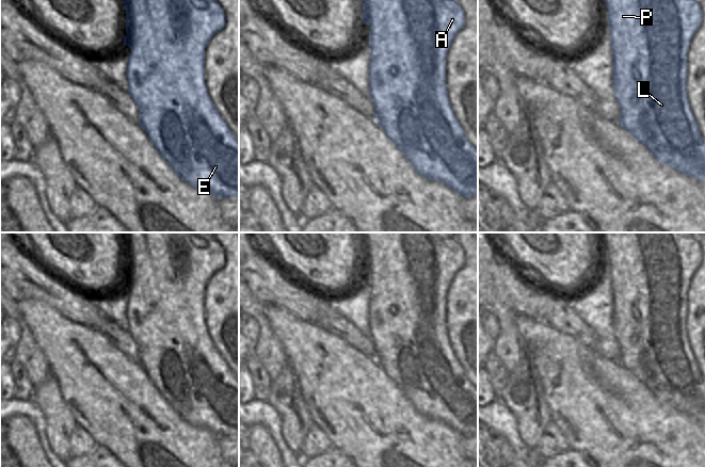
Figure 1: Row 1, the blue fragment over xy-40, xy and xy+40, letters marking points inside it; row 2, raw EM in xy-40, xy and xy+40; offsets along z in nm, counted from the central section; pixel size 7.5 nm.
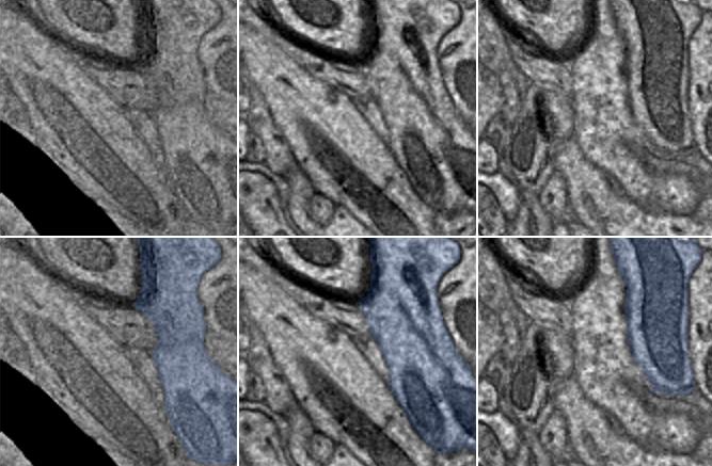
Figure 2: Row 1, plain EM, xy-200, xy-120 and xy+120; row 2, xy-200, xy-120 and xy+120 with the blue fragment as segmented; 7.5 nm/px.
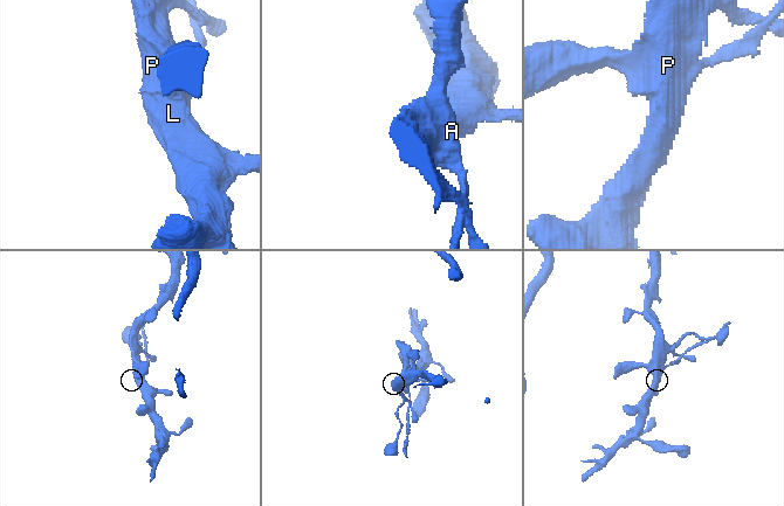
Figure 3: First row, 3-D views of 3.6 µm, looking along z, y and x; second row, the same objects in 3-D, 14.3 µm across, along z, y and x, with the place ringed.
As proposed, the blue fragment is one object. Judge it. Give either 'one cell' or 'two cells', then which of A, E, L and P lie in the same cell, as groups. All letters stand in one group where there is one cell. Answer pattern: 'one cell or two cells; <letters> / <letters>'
two cells; A / E L P

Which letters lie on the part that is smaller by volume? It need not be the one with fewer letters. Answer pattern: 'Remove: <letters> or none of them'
Remove: A.

